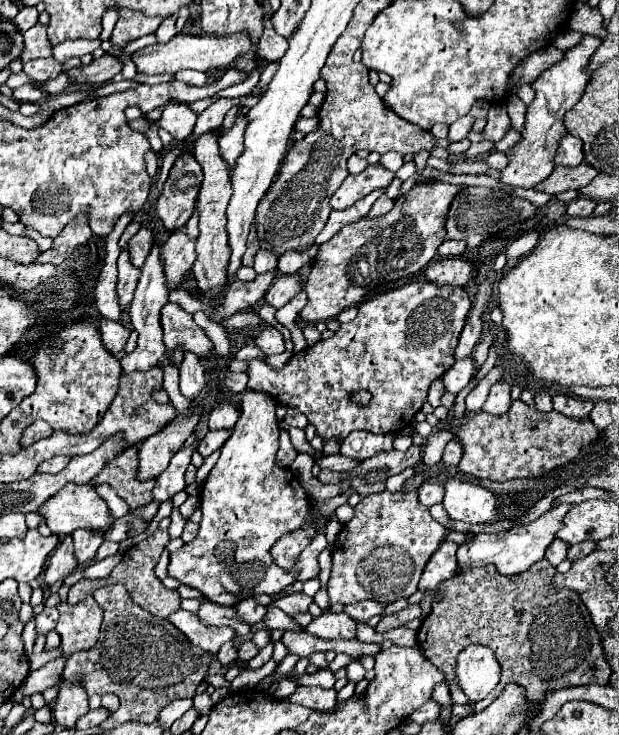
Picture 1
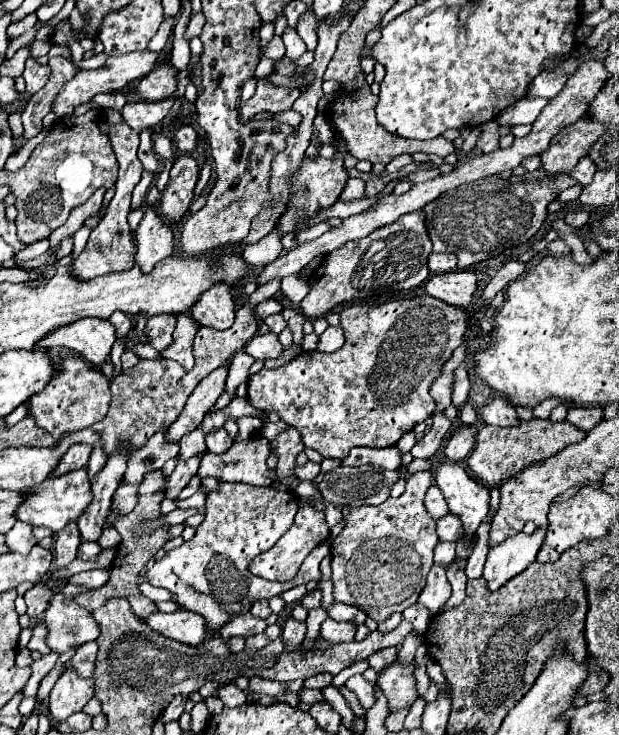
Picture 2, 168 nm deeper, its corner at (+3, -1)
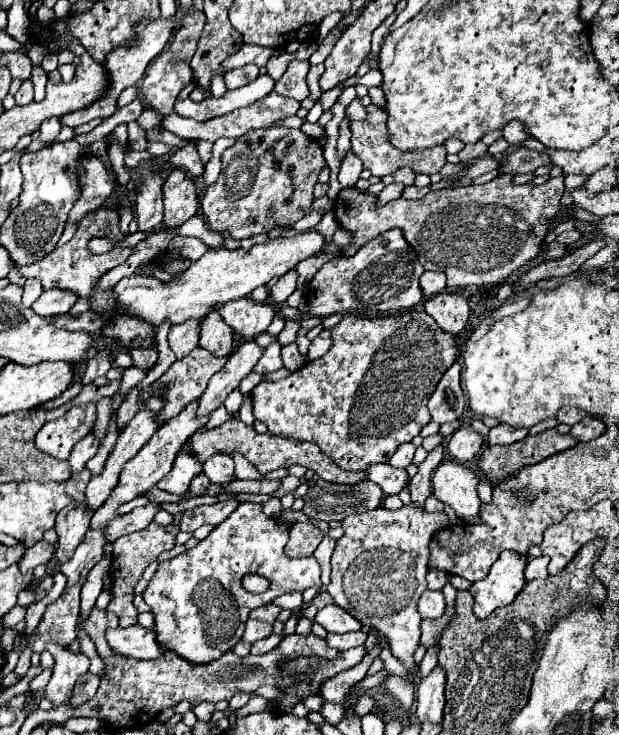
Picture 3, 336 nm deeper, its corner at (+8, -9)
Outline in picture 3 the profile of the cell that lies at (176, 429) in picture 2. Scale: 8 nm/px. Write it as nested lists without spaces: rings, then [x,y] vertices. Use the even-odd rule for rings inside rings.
[[[246,340],[242,342],[236,352],[228,358],[226,366],[222,372],[214,374],[208,382],[206,392],[200,396],[200,406],[198,406],[198,416],[208,416],[212,414],[218,406],[224,404],[226,396],[238,388],[238,384],[242,382],[242,378],[246,378],[256,362],[260,360],[260,356],[264,354],[264,348],[256,344],[256,340]]]

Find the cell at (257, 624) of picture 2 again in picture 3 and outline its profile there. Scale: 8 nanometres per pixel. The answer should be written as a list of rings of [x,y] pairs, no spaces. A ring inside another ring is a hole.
[[[248,620],[246,622],[246,630],[244,630],[244,640],[254,644],[266,636],[272,634],[272,624],[262,622],[262,620]]]

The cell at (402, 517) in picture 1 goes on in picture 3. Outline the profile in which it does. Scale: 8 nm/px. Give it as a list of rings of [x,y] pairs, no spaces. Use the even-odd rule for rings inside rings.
[[[414,504],[402,506],[400,510],[386,510],[376,508],[362,514],[352,514],[342,522],[344,536],[336,542],[334,554],[332,554],[332,578],[328,584],[328,592],[334,598],[334,604],[350,612],[356,620],[362,622],[366,628],[376,628],[382,636],[388,638],[390,652],[402,662],[408,676],[404,676],[404,682],[414,682],[416,676],[410,676],[416,668],[414,652],[418,648],[420,640],[420,614],[416,610],[418,598],[426,590],[426,572],[428,572],[428,540],[432,540],[434,532],[446,526],[446,514],[428,514],[422,508],[416,508]]]

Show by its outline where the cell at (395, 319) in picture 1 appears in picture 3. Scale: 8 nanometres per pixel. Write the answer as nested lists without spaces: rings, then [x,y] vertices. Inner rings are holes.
[[[414,310],[414,312],[404,312],[398,316],[386,316],[386,318],[360,318],[360,316],[348,314],[348,316],[344,316],[344,320],[340,324],[336,324],[332,328],[332,348],[322,358],[306,362],[300,370],[292,372],[288,378],[282,378],[276,382],[262,382],[252,390],[254,416],[256,416],[256,420],[262,420],[272,434],[284,436],[284,438],[298,438],[304,442],[314,442],[314,444],[318,444],[322,454],[330,456],[340,468],[350,470],[350,472],[362,472],[370,464],[386,462],[400,444],[412,442],[412,438],[418,436],[420,430],[430,422],[428,408],[426,408],[428,396],[432,396],[432,388],[436,388],[436,384],[440,382],[440,376],[454,364],[456,354],[458,354],[458,348],[454,344],[454,338],[448,336],[448,332],[440,332],[440,328],[436,328],[436,322],[432,320],[432,316],[428,316],[426,312]]]

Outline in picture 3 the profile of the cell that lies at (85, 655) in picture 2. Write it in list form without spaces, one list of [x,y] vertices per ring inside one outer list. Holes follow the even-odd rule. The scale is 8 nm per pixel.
[[[86,672],[84,676],[80,676],[76,680],[74,690],[72,690],[72,702],[70,704],[72,706],[80,706],[80,704],[92,700],[94,694],[96,694],[96,690],[98,690],[98,686],[100,686],[100,678],[98,676],[92,676],[90,672]]]

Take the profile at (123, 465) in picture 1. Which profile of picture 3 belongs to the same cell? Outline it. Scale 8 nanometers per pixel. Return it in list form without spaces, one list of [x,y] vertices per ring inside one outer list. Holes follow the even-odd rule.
[[[150,522],[148,528],[144,528],[140,532],[134,532],[134,534],[128,534],[128,536],[122,536],[120,540],[116,540],[112,544],[114,546],[114,560],[112,560],[112,566],[110,566],[110,576],[112,576],[112,594],[114,594],[114,598],[112,598],[112,602],[108,604],[106,610],[114,612],[118,616],[120,628],[128,628],[128,626],[136,624],[138,610],[132,604],[134,586],[142,578],[142,572],[146,570],[146,566],[150,562],[154,562],[160,556],[160,552],[174,548],[176,534],[178,534],[178,528],[174,524],[160,526],[156,522]]]

